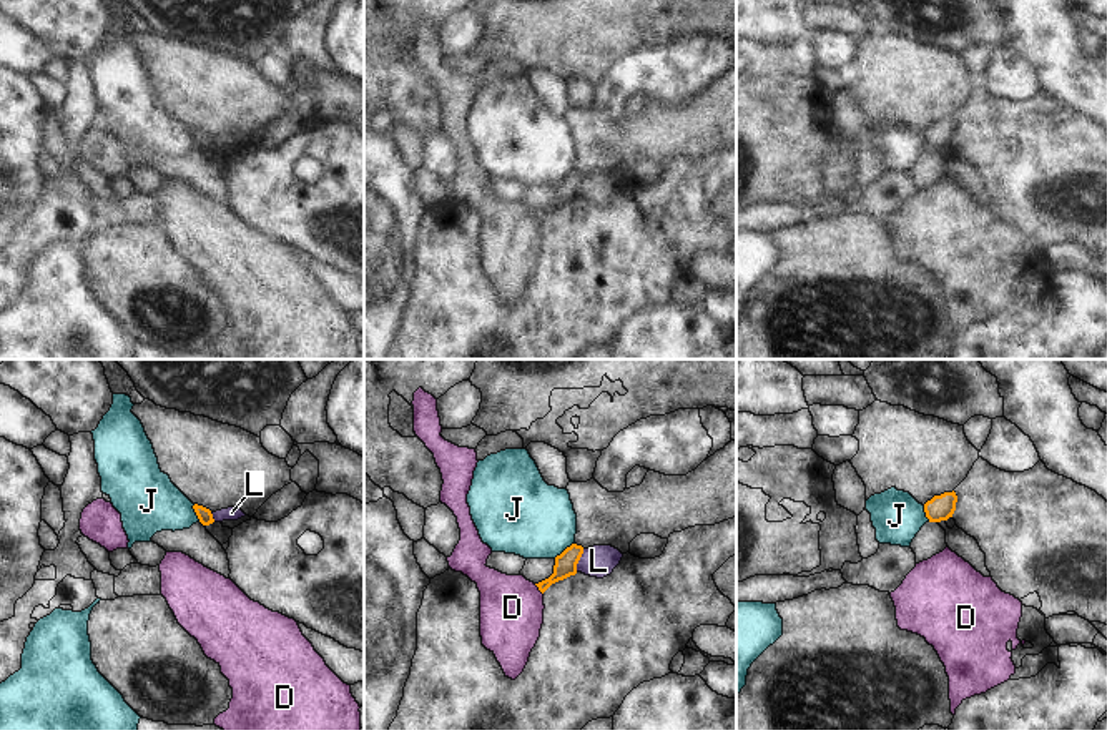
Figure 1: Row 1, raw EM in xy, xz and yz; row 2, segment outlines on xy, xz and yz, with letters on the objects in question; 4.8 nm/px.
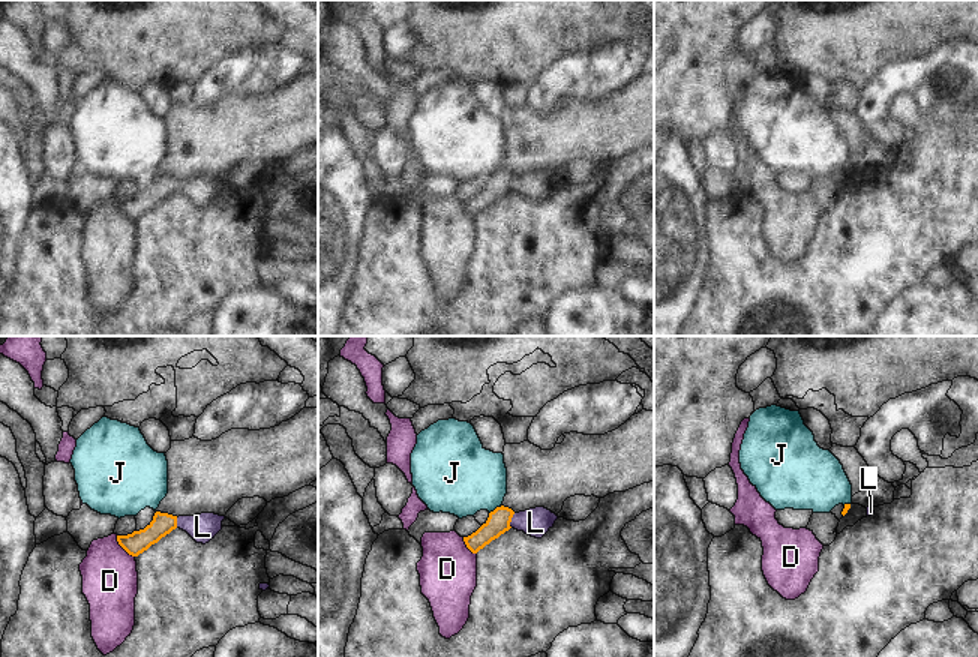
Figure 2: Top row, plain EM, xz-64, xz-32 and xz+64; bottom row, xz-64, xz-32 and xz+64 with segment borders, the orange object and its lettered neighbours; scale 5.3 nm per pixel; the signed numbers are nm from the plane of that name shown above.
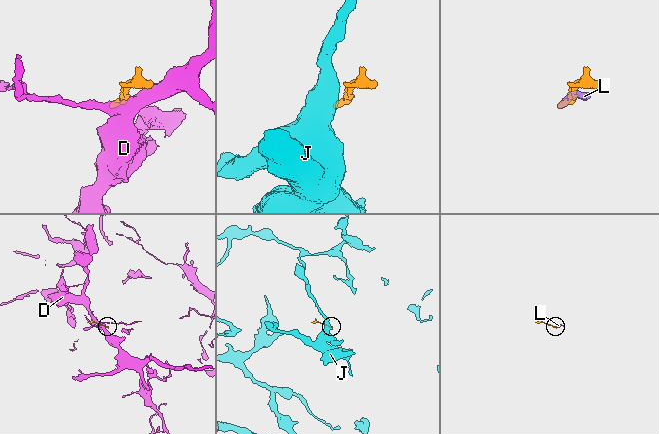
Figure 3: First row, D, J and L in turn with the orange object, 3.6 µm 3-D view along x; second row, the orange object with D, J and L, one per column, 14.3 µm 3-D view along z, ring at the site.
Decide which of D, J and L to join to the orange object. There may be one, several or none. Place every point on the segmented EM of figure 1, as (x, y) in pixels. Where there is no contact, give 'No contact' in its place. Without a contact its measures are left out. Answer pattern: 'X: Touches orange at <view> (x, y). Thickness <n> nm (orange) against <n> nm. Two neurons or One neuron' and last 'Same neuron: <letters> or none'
D: Touches orange at xz (539, 589). Thickness 110 nm (orange) against 300 nm. Two neurons
J: Touches orange at xz (565, 549). Thickness 110 nm (orange) against 380 nm. Two neurons
L: Touches orange at xz (579, 559). Thickness 110 nm (orange) against 160 nm. One neuron
Same neuron: L

